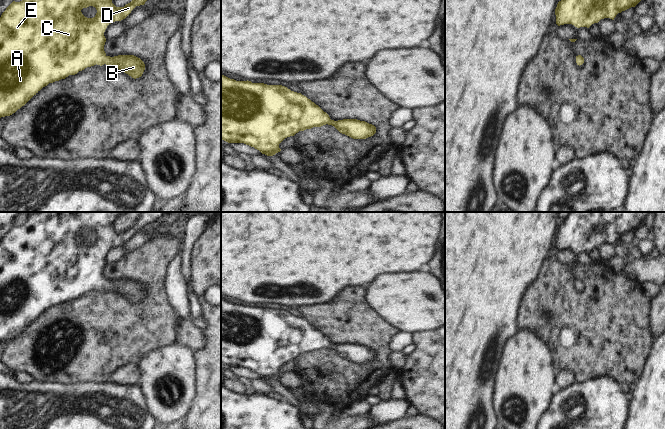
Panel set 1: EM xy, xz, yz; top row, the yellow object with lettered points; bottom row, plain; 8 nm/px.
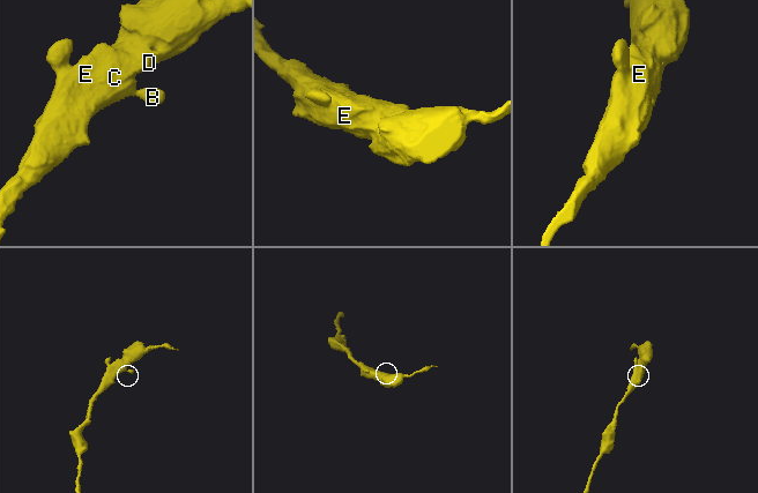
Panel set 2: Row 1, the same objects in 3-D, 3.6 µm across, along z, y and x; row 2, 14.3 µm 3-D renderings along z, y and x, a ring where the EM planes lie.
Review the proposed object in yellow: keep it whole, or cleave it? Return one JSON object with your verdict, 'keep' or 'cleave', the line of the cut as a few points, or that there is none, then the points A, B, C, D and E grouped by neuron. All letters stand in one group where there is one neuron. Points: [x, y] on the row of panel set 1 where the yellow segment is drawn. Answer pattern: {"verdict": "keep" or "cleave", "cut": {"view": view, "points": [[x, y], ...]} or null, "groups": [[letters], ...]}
{"verdict": "keep", "cut": null, "groups": [["A", "B", "C", "D", "E"]]}

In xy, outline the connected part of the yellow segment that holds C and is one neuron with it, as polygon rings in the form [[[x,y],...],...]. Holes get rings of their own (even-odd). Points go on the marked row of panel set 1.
[[[22,0],[20,2],[13,1],[0,17],[0,118],[10,116],[15,113],[49,83],[65,79],[69,75],[75,75],[79,71],[82,71],[85,68],[94,66],[96,64],[100,66],[104,64],[115,66],[116,68],[128,74],[134,79],[141,77],[145,70],[145,64],[140,58],[134,55],[118,55],[114,57],[106,55],[104,51],[104,45],[106,42],[104,32],[109,24],[115,21],[121,21],[125,19],[136,6],[144,5],[146,1],[147,0],[132,0],[124,7],[116,7],[112,3],[112,0]],[[89,6],[93,6],[97,10],[97,13],[93,18],[87,18],[81,12],[83,8],[87,8]]]

